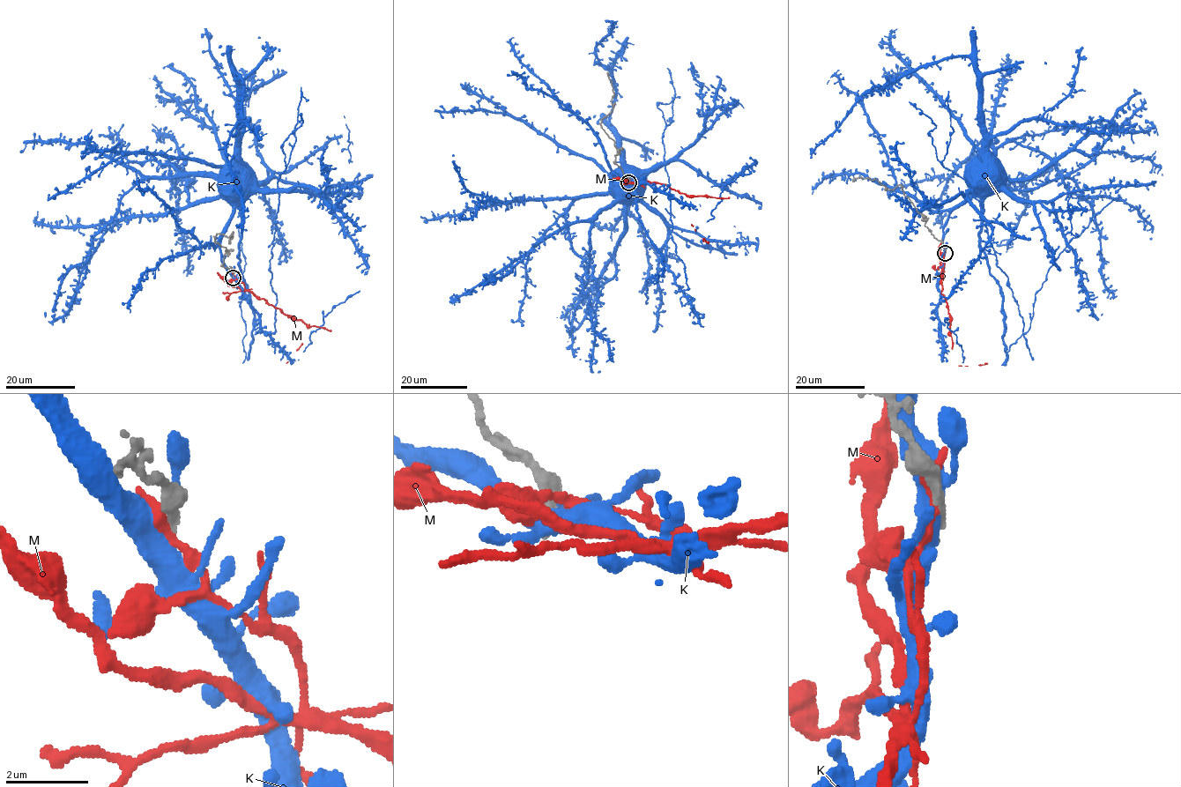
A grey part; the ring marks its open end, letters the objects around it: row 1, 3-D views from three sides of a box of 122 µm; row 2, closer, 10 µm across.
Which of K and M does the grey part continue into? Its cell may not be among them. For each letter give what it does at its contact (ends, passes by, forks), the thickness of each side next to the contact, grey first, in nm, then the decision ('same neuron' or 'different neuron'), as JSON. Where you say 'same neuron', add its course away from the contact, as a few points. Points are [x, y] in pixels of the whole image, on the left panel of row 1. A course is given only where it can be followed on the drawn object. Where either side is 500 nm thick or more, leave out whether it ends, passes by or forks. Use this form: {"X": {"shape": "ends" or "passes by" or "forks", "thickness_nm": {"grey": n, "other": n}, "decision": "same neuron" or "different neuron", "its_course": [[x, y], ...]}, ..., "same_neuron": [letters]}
{"K": {"shape": "forks", "thickness_nm": {"grey": 200, "other": 440}, "decision": "different neuron"}, "M": {"shape": "ends", "thickness_nm": {"grey": 320, "other": 320}, "decision": "different neuron"}, "same_neuron": []}

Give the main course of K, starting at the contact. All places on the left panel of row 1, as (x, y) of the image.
K: (233, 275), (222, 260), (220, 234), (232, 216), (233, 201), (230, 198), (234, 196)

